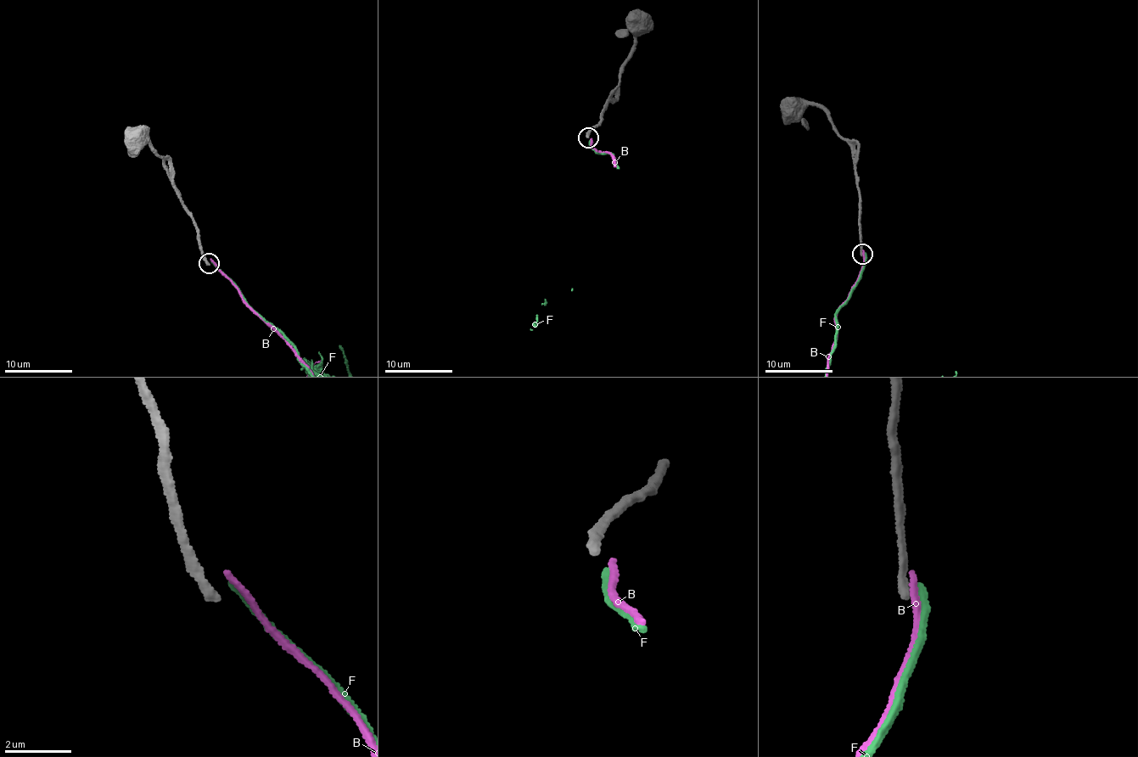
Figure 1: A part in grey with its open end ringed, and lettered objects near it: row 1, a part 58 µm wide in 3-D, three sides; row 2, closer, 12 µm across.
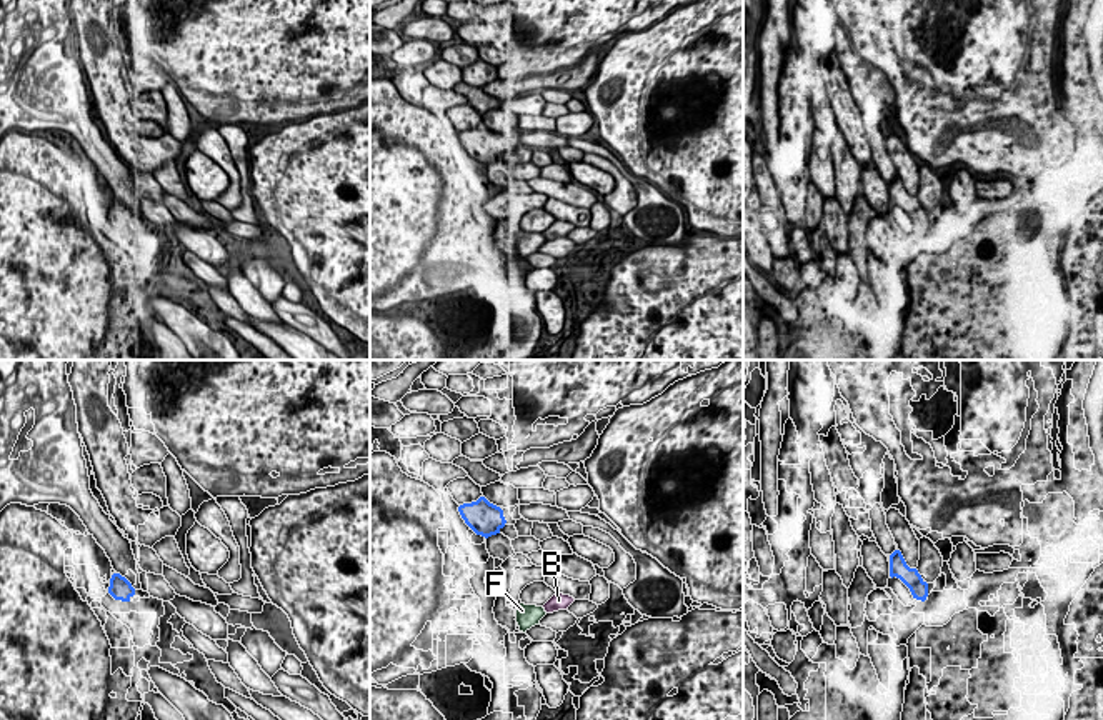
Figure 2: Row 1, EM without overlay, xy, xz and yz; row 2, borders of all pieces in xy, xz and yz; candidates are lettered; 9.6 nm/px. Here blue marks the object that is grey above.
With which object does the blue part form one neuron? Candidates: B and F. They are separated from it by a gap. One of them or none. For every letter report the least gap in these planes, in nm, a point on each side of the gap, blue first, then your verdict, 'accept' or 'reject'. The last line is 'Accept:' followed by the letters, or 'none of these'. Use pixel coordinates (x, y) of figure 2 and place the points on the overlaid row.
B: 800 nm apart; from blue across xz (499, 532), (557, 592); reject
F: 700 nm apart; from blue across xz (495, 534), (520, 604); accept
Accept: F

